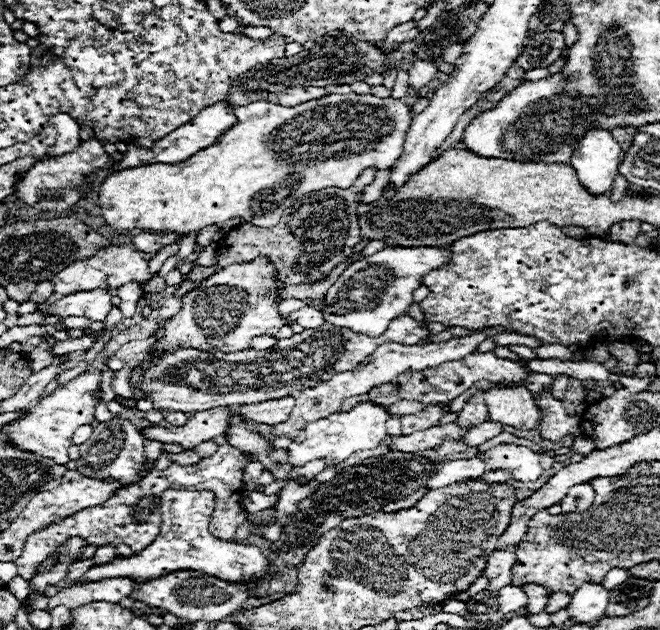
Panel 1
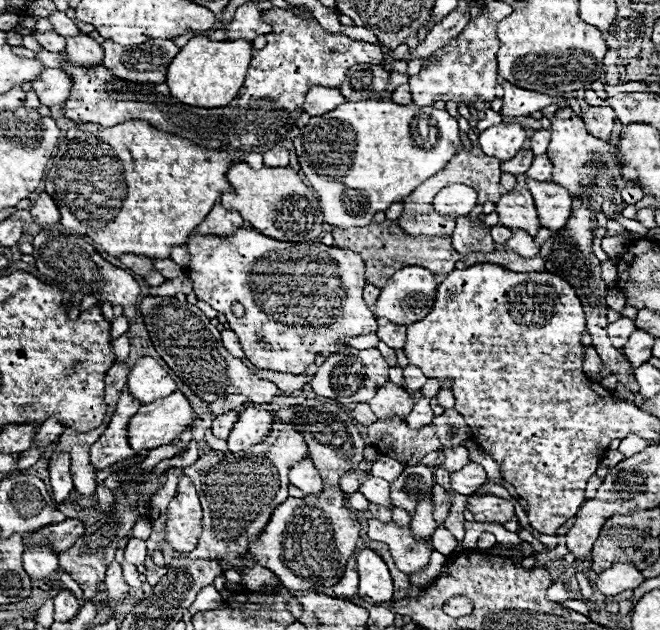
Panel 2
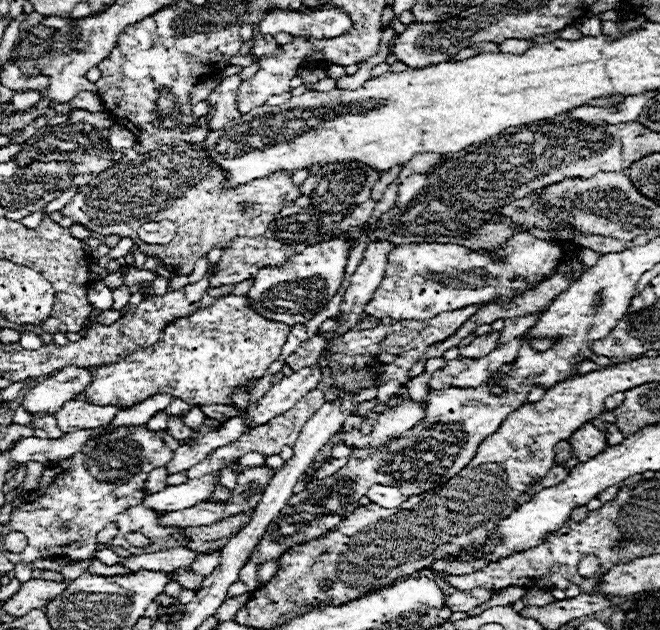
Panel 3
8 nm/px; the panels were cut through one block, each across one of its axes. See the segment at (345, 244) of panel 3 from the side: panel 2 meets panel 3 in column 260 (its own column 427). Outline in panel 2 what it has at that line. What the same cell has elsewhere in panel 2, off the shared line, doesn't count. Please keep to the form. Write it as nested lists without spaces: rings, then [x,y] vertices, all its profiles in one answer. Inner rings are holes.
[[[420,266],[402,268],[382,288],[382,292],[376,300],[374,314],[378,318],[386,318],[394,324],[404,324],[404,326],[414,324],[416,320],[422,320],[424,316],[428,316],[428,312],[432,310],[432,304],[436,298],[436,286],[438,286],[438,282],[434,280],[434,276],[426,268],[420,268]]]

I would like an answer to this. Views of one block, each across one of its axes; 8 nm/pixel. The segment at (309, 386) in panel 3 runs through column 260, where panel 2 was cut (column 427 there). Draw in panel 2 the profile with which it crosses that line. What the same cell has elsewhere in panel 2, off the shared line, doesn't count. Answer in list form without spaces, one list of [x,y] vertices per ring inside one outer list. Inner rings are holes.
[[[420,398],[416,402],[416,406],[412,408],[412,412],[408,414],[408,418],[406,418],[410,428],[428,426],[428,424],[432,424],[432,420],[434,420],[434,412],[432,412],[432,406],[430,406],[428,398]]]

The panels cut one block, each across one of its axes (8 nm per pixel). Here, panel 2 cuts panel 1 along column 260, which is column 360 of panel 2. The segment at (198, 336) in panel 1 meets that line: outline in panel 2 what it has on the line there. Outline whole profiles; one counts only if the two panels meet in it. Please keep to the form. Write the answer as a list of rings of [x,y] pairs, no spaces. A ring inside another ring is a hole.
[[[240,228],[240,232],[234,232],[232,236],[200,236],[192,232],[192,236],[188,236],[186,250],[190,254],[190,262],[184,274],[192,280],[194,294],[198,300],[208,302],[214,310],[228,318],[230,328],[240,338],[246,358],[258,368],[302,374],[306,366],[314,362],[316,354],[330,356],[332,352],[340,352],[340,348],[346,348],[338,344],[340,340],[348,336],[374,334],[378,328],[374,314],[362,300],[364,260],[350,250],[326,246],[318,240],[304,244],[272,240],[254,228]],[[234,302],[244,304],[244,316],[238,318],[232,314],[230,308]]]

